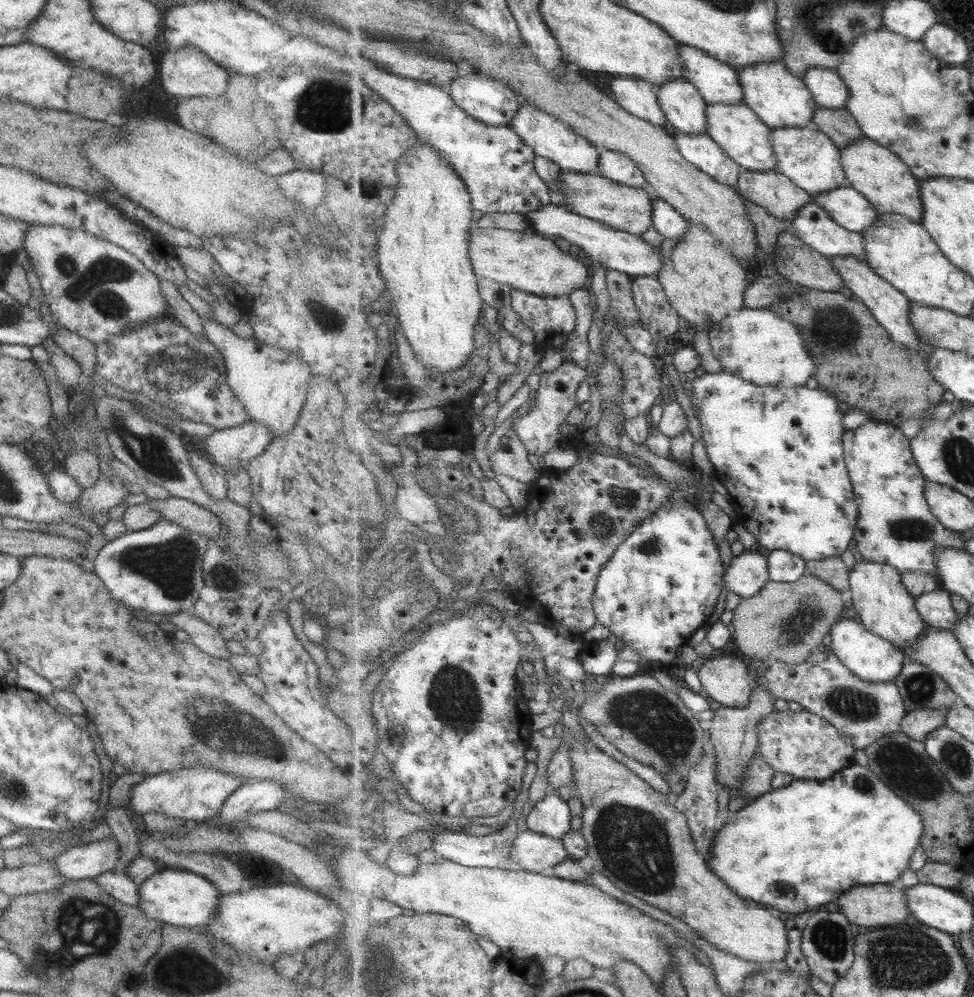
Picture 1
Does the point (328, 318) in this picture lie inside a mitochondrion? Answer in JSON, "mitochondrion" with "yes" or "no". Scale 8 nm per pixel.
{"mitochondrion":"yes"}

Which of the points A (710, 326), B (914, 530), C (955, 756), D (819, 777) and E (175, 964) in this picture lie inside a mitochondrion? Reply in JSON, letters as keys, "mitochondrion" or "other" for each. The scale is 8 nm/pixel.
{"A":"other","B":"mitochondrion","C":"mitochondrion","D":"other","E":"mitochondrion"}

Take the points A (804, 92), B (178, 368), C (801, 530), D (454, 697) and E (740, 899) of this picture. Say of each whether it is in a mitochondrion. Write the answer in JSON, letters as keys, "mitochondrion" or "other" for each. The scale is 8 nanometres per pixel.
{"A":"other","B":"mitochondrion","C":"other","D":"mitochondrion","E":"other"}

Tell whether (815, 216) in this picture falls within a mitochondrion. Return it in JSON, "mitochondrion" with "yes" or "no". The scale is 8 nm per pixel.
{"mitochondrion":"no"}

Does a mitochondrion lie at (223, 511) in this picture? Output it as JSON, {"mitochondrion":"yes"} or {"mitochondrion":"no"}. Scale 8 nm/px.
{"mitochondrion":"no"}

